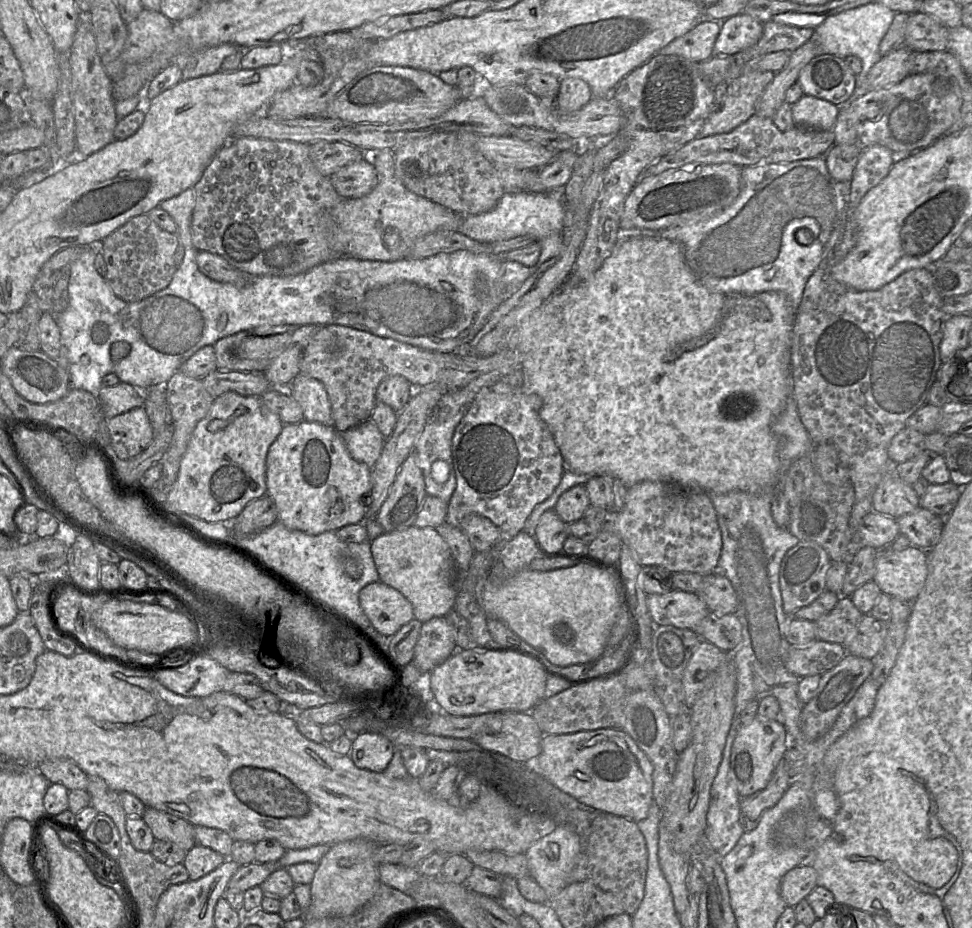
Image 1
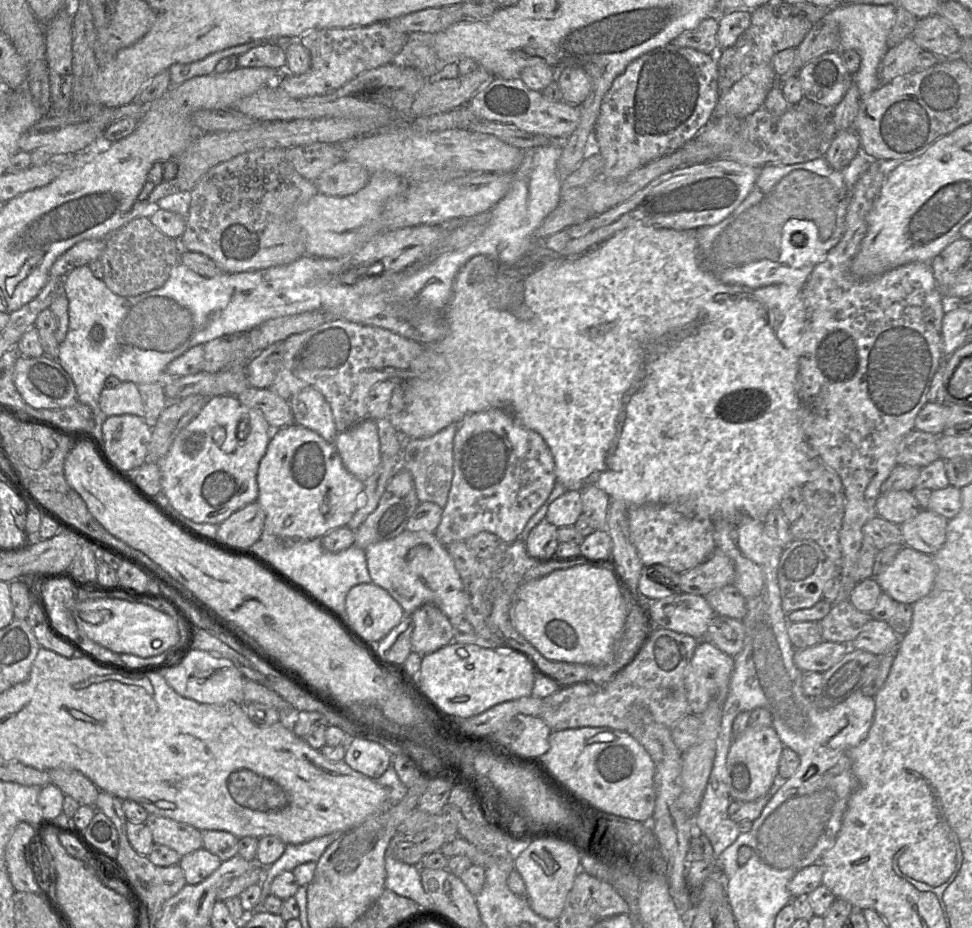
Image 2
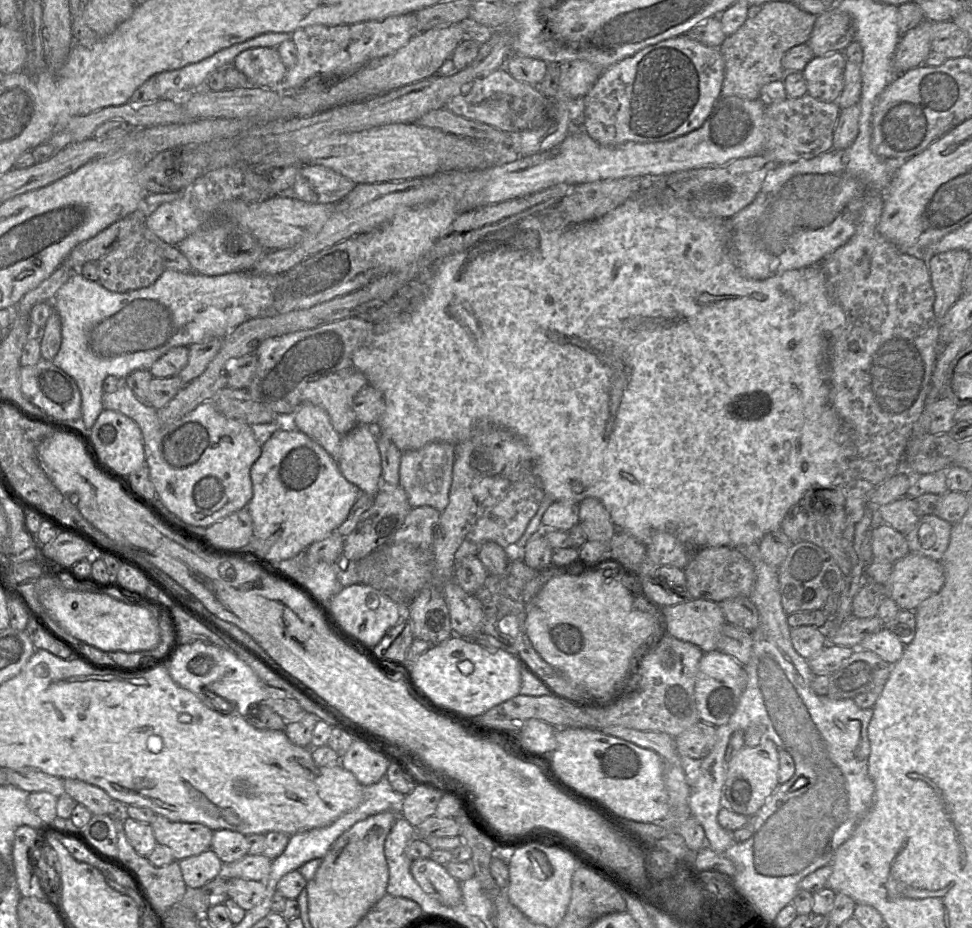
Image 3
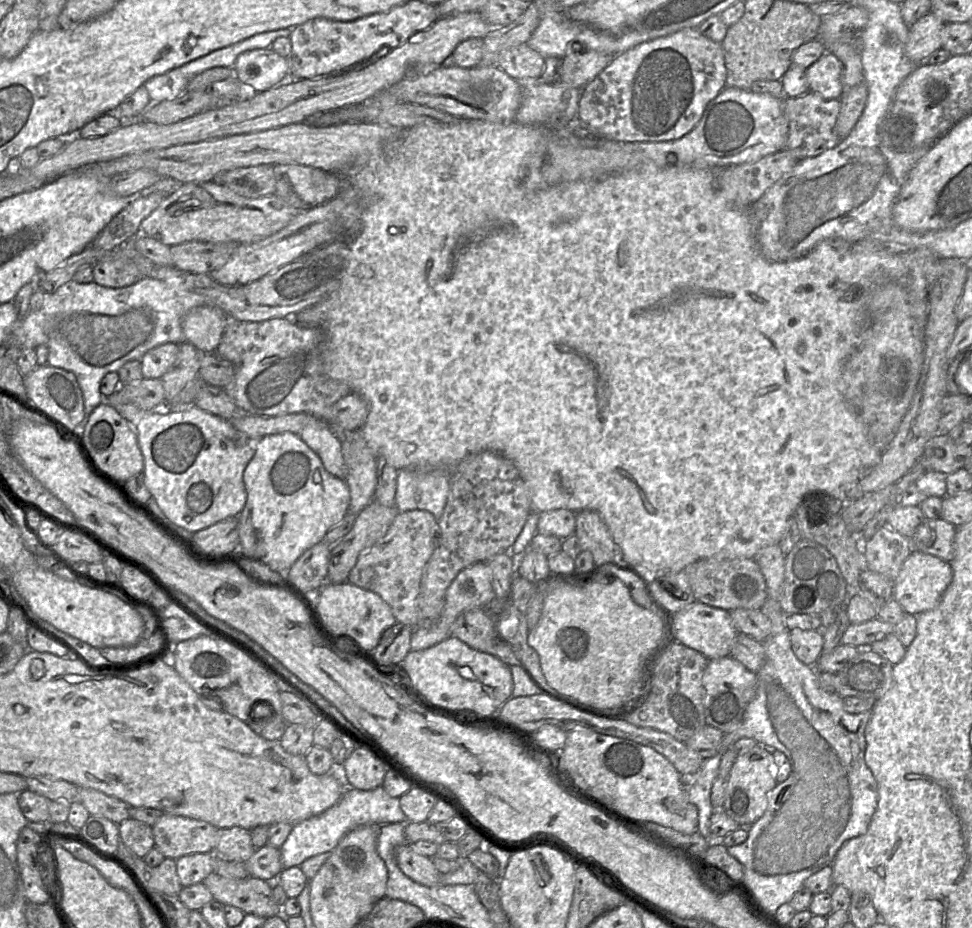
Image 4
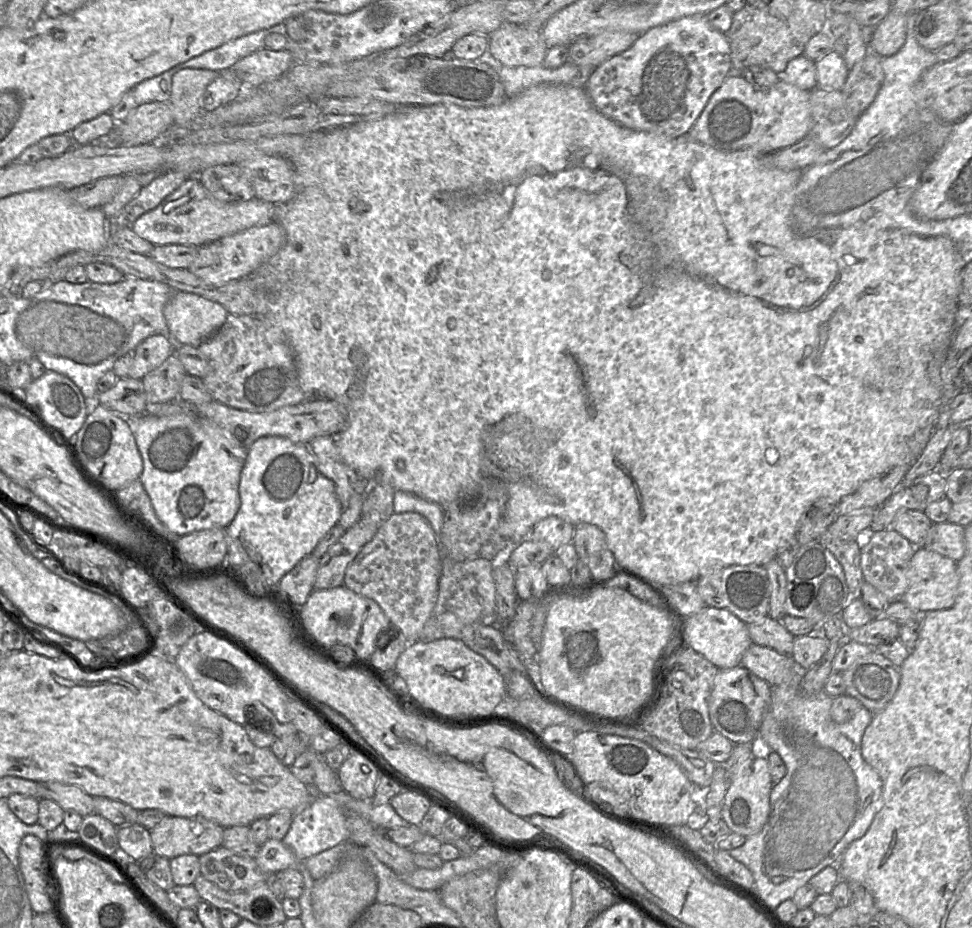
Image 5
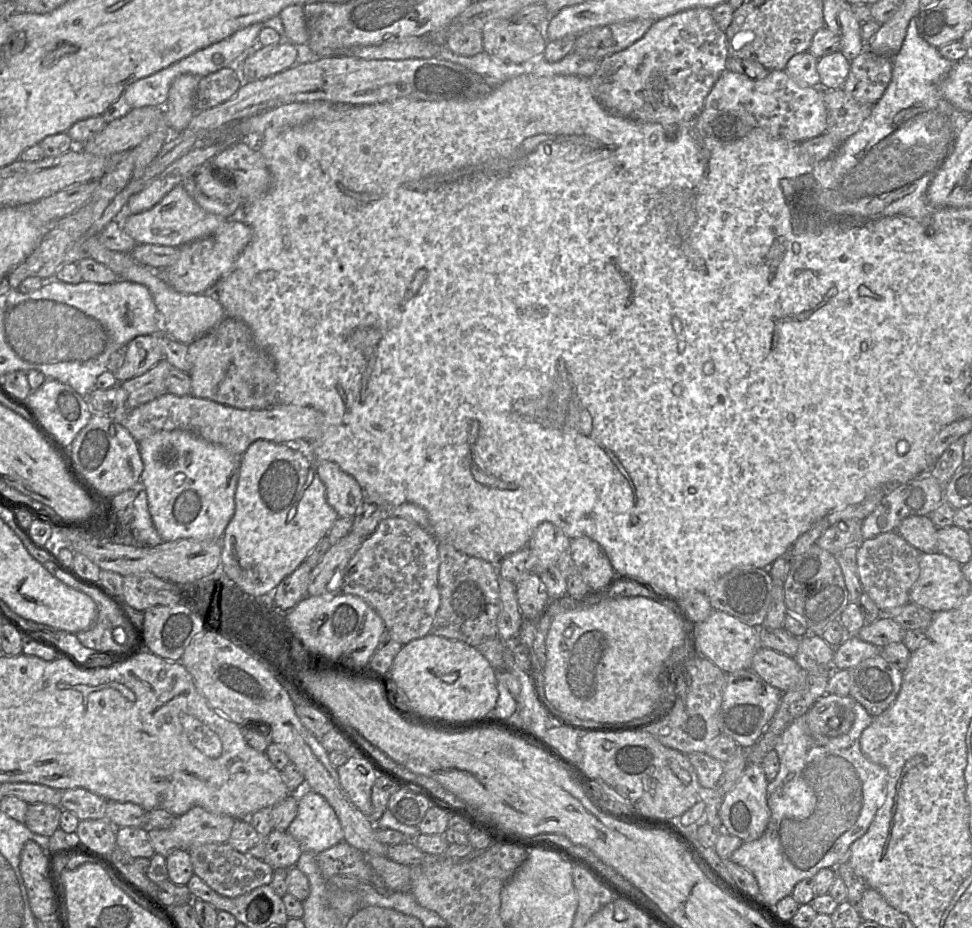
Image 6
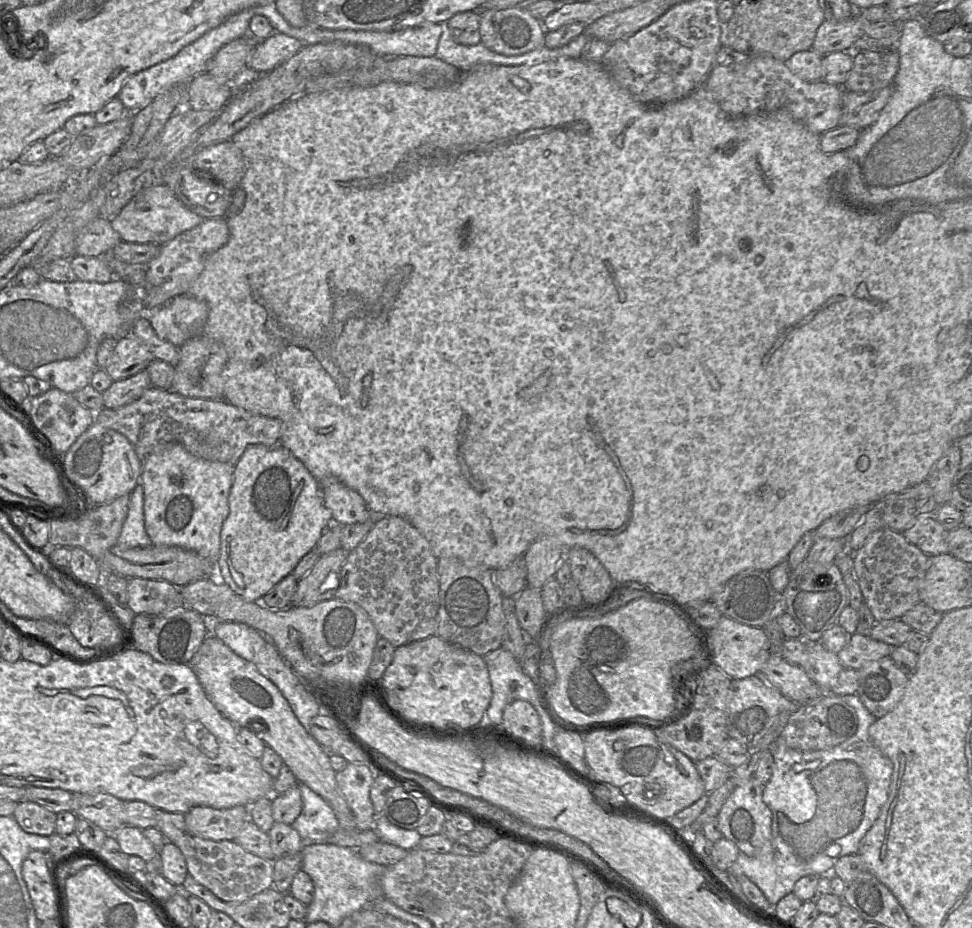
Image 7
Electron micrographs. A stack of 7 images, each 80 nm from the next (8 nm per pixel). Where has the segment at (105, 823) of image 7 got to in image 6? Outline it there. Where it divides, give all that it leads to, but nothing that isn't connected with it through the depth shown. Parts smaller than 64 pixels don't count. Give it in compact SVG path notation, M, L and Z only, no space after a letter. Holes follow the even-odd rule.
M82 788L64 790L60 807L75 814L79 820L106 819L107 801Z

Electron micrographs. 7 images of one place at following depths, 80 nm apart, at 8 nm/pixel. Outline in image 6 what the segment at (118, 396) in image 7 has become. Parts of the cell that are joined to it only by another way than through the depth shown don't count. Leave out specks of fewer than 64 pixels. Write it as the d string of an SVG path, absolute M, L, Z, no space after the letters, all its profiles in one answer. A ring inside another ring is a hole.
M162 359L143 375L119 382L127 393L124 409L136 408L169 393L166 391L166 378L171 368L175 367Z

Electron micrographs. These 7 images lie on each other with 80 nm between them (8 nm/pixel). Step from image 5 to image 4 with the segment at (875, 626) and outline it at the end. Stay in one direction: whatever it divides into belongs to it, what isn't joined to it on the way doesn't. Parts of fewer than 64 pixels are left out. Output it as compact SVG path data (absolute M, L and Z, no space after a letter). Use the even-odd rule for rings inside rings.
M879 618L859 624L850 624L841 638L841 644L868 649L869 646L893 633L894 625Z

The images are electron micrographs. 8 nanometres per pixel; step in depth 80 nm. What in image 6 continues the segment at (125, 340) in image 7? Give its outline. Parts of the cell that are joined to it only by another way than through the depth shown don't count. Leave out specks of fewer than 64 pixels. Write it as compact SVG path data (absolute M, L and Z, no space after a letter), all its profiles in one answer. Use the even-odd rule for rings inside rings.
M158 335L138 336L125 347L123 365L114 373L118 382L138 377L163 359L163 349Z

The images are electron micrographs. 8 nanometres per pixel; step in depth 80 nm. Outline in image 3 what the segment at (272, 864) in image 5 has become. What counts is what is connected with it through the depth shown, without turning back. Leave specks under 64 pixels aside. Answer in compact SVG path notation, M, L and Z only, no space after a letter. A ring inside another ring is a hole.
M248 854L233 863L223 864L220 876L227 879L243 878L265 882L271 865L272 860L263 854Z

